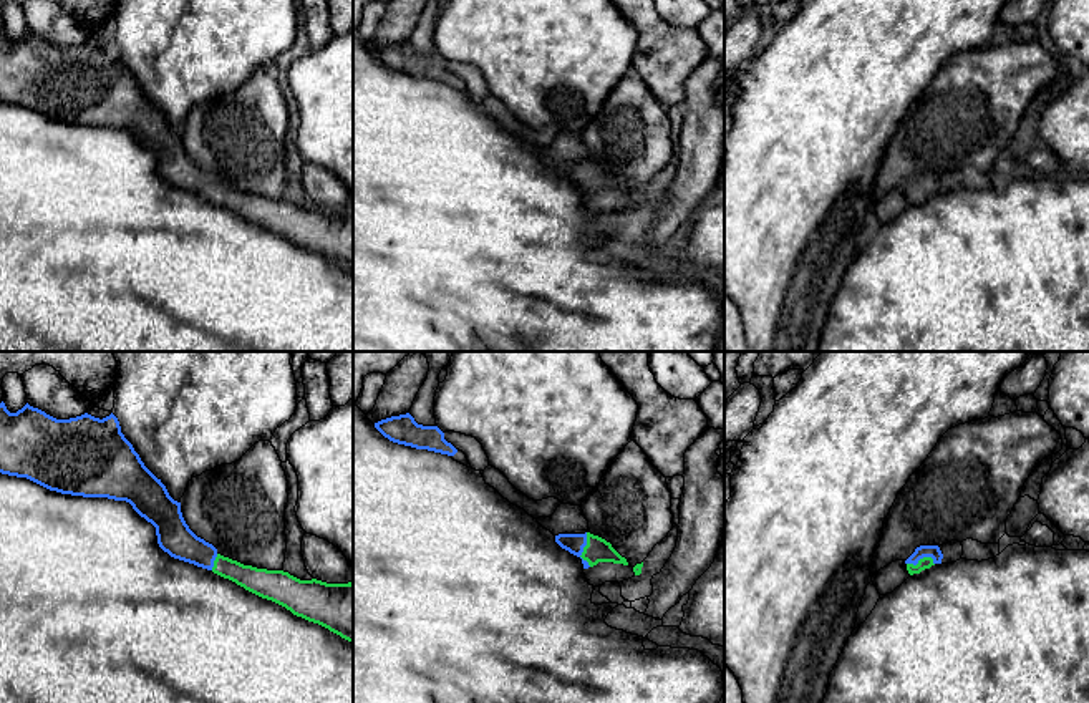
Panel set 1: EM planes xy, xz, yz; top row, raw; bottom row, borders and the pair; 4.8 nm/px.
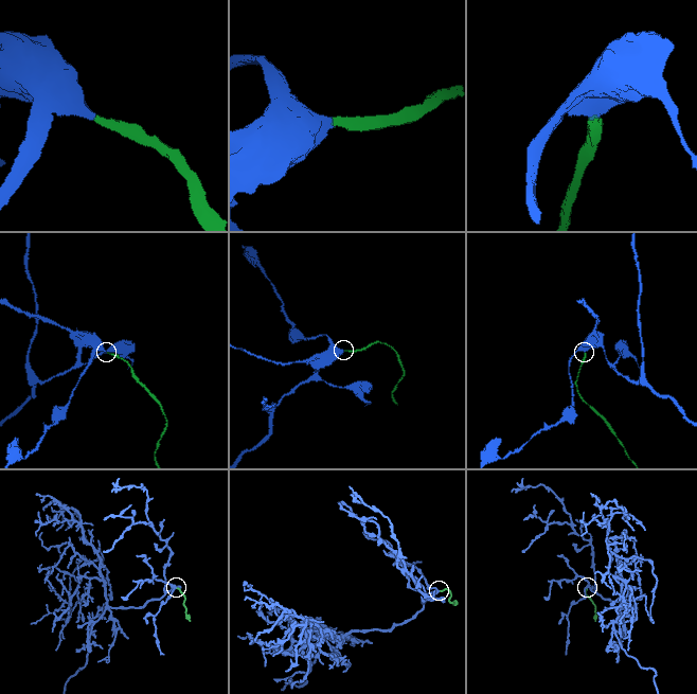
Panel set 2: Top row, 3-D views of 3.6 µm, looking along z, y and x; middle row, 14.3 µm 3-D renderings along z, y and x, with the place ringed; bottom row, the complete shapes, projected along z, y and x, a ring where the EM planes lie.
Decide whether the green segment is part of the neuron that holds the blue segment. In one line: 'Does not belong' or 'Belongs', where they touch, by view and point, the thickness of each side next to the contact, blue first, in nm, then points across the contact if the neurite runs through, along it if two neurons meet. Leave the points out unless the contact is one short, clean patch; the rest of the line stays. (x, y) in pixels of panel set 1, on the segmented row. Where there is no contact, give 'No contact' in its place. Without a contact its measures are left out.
Belongs. Touches blue at xz (582, 549). Thickness 100 nm (blue) against 120 nm. Path across: xz (574, 543), (582, 549), (597, 549)

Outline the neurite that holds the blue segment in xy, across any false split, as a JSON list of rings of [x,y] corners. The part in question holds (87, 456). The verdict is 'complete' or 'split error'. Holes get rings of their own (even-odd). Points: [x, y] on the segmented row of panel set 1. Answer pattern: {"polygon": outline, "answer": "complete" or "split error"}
{"polygon": [[[0,403],[0,473],[27,478],[50,491],[83,497],[108,497],[126,501],[156,527],[157,544],[171,557],[212,570],[245,590],[272,600],[293,615],[318,623],[353,643],[353,584],[327,584],[317,579],[300,580],[283,570],[267,570],[244,565],[224,557],[217,549],[197,537],[186,524],[181,502],[174,501],[166,486],[141,461],[133,444],[121,433],[118,418],[111,413],[99,419],[88,413],[56,419],[28,403],[10,413]]], "answer": "split error"}

